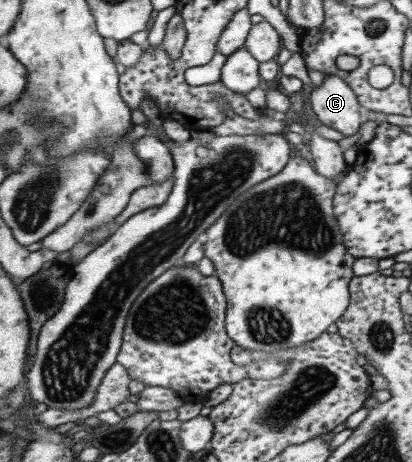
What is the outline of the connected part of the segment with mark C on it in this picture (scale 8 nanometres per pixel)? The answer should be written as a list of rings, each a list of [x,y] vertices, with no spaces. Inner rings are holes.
[[[326,75],[321,85],[313,86],[308,91],[308,103],[324,125],[352,136],[366,121],[363,104],[360,104],[351,84],[341,76]]]

